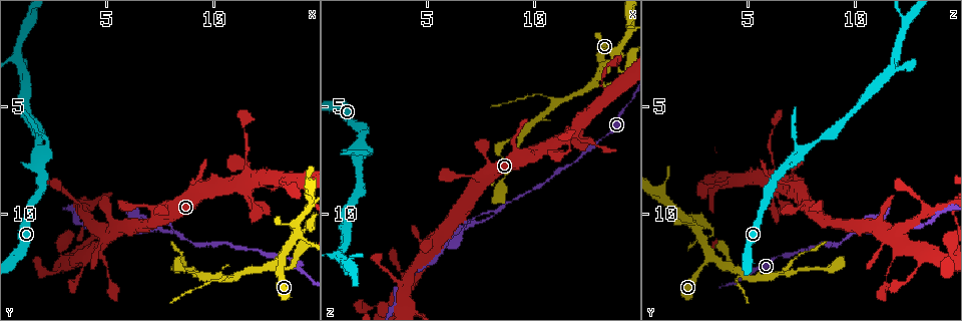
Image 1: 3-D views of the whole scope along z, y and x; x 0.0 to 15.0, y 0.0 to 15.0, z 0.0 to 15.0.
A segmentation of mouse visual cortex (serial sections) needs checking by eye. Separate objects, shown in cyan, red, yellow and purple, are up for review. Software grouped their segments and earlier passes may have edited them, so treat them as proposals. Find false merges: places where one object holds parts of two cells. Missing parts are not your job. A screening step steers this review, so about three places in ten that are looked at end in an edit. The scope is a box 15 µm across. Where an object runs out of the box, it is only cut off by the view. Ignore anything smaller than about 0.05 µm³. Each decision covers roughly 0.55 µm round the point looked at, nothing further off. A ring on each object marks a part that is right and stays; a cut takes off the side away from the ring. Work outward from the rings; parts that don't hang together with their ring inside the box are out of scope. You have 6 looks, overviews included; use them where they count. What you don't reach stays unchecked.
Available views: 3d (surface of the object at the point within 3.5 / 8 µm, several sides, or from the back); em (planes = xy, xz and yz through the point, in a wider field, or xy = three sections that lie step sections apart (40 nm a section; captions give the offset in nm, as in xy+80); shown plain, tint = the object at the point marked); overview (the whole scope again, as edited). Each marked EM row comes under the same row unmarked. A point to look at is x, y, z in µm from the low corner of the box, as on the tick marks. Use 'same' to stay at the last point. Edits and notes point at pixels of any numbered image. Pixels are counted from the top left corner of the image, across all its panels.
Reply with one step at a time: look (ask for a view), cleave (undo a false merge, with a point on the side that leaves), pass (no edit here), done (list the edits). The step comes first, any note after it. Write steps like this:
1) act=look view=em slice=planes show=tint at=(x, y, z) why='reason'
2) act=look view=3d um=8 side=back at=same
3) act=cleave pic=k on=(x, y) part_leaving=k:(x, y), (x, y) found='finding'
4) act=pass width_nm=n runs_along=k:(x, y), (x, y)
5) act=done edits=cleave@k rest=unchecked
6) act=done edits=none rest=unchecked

act=look view=3d um=3.5 at=(8.1, 10.9, 10.0) why='arms part here'

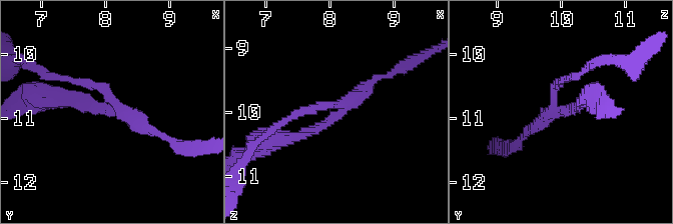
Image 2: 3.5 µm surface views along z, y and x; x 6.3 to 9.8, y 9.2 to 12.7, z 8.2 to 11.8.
act=look view=em slice=planes show=tint at=(8.25, 10.85, 9.90) arms=3 arm_widths_nm=100,150,150 why='need the tissue'

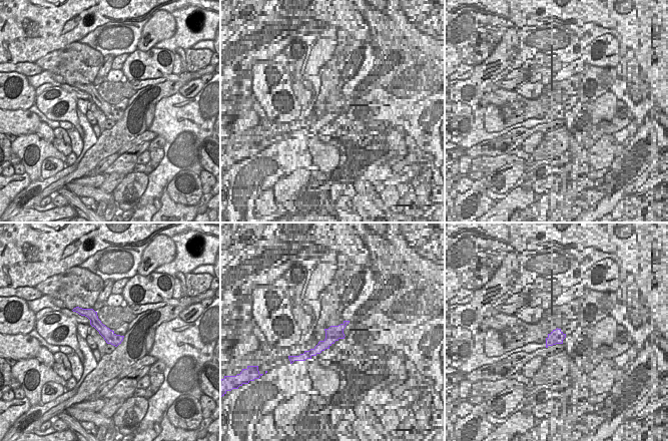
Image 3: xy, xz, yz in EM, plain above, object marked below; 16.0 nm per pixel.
act=pass found='all the same cell'

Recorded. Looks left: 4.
act=look view=3d um=3.5 at=(9.5, 12.8, 6.3) why='thin neck'

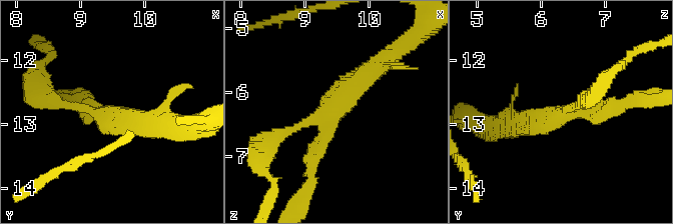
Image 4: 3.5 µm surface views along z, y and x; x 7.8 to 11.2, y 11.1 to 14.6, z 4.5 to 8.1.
act=pass arm_widths_nm=150,200,350 runs_along=4:(375, 68), (325, 119), (310, 176) found='one cell here'

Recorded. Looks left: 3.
act=look view=3d um=3.5 side=back at=(0.9, 3.1, 11.7) why='sharp bend'

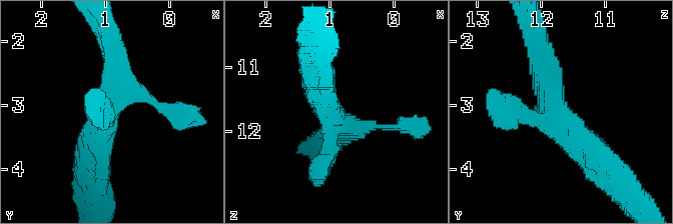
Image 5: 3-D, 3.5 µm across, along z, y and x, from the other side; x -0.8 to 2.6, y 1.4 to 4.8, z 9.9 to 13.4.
act=look view=em slice=xy step=1 show=tint at=(0.95, 3.10, 11.75)

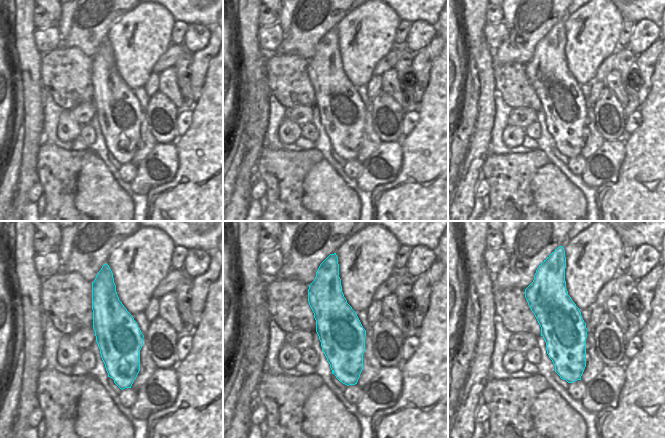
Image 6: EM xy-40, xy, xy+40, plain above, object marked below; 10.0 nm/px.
act=pass runs_along=5:(601, 160), (555, 111), (537, 50) found='one cell here'

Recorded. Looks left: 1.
act=done edits=none rest=unchecked

